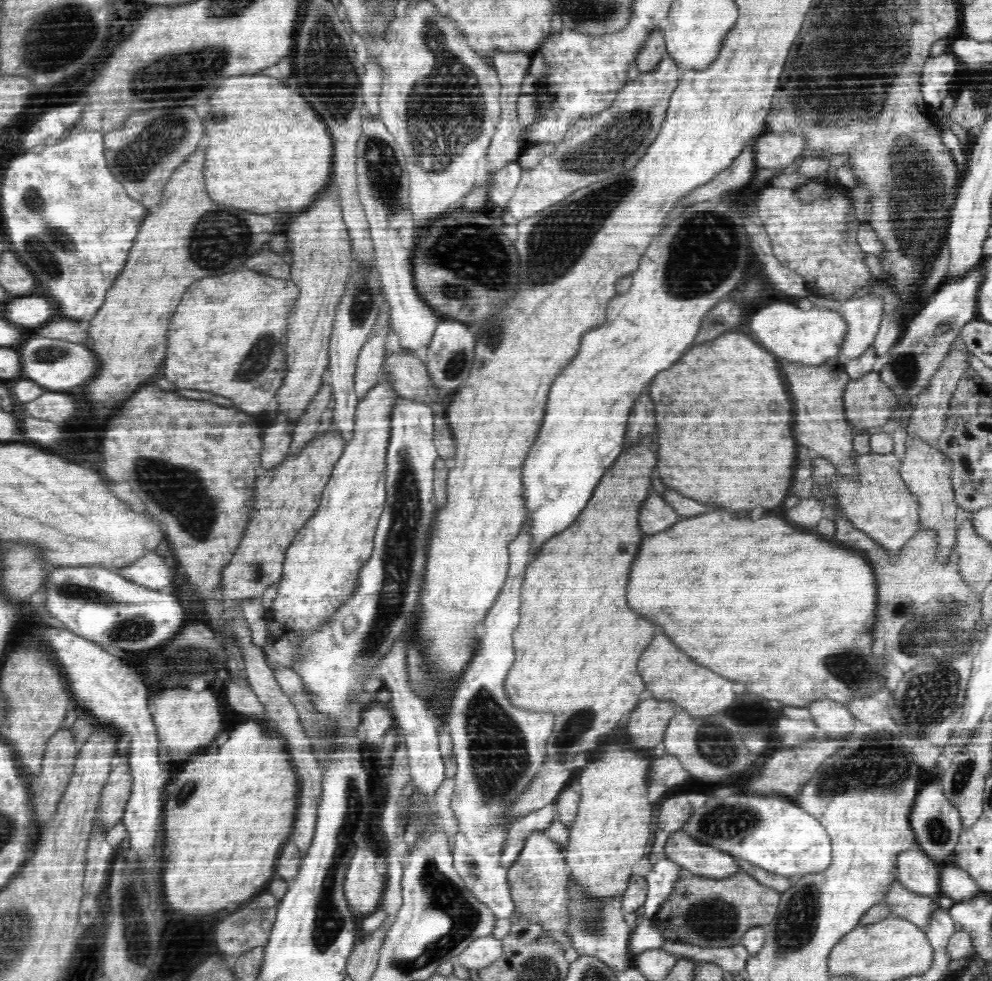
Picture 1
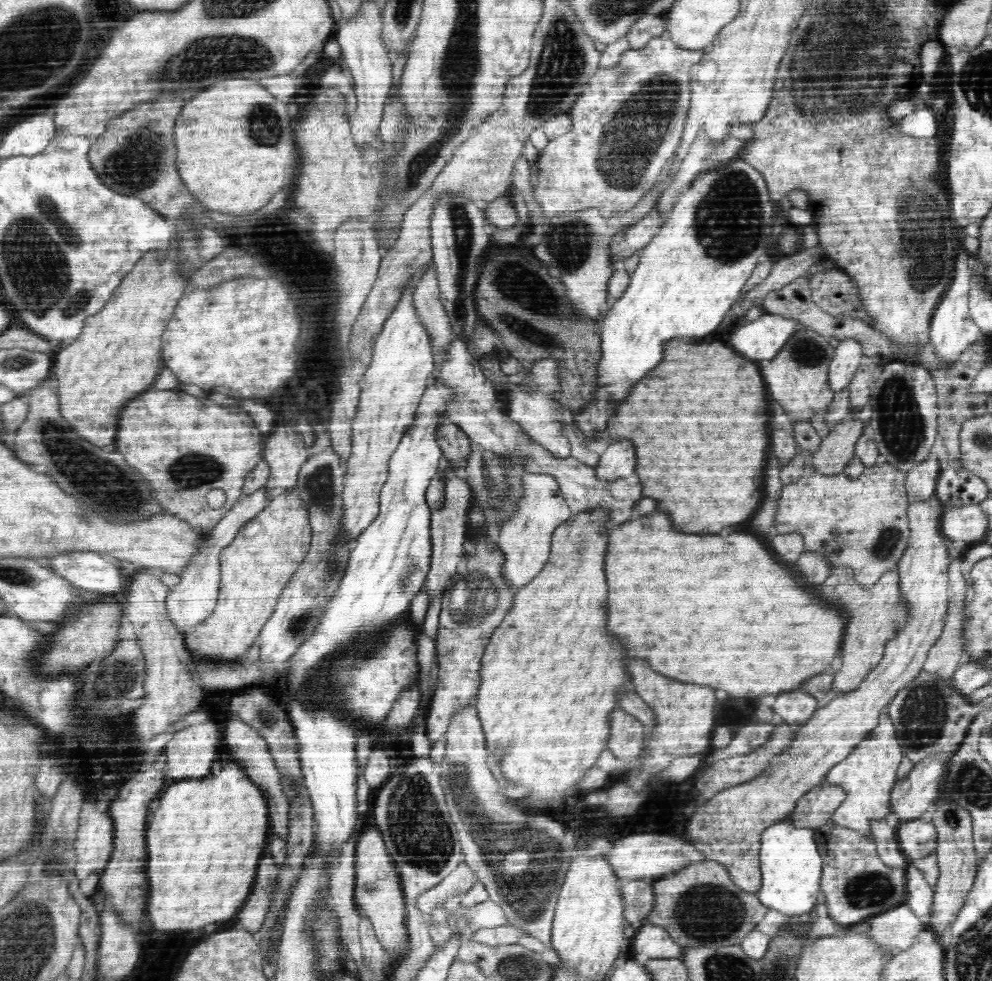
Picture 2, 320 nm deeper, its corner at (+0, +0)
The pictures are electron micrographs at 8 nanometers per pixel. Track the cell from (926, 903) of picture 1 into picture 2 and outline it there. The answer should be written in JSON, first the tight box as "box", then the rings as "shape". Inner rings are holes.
{"box":[815,819,907,927],"shape":[[[830,819],[827,823],[824,823],[822,826],[816,828],[815,831],[817,845],[820,847],[821,859],[823,860],[823,871],[821,874],[821,893],[823,894],[823,904],[825,904],[826,908],[828,909],[828,917],[836,920],[836,923],[838,923],[838,925],[848,927],[854,926],[858,923],[865,922],[866,920],[868,920],[868,918],[874,916],[875,914],[880,914],[881,912],[884,912],[889,908],[892,908],[894,905],[905,902],[905,896],[907,894],[906,869],[905,868],[893,869],[892,867],[884,864],[884,862],[882,862],[882,859],[877,855],[876,846],[871,837],[868,837],[868,835],[864,835],[862,833],[858,833],[858,831],[856,830],[838,826],[836,825],[836,823],[834,823],[834,821],[832,821],[832,819]]]}

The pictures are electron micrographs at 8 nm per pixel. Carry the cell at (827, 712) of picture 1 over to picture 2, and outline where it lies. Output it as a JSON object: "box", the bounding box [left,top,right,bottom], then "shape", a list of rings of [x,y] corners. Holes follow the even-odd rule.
{"box":[773,690,820,727],"shape":[[[794,690],[778,694],[773,708],[774,713],[777,713],[783,722],[801,727],[814,716],[820,706],[820,702],[811,694]]]}

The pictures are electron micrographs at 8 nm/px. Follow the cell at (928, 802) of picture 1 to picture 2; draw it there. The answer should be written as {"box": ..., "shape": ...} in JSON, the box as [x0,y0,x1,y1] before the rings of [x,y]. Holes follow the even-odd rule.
{"box":[897,818,937,862],"shape":[[[916,818],[899,826],[897,841],[900,850],[913,862],[935,852],[937,832],[933,823]]]}

